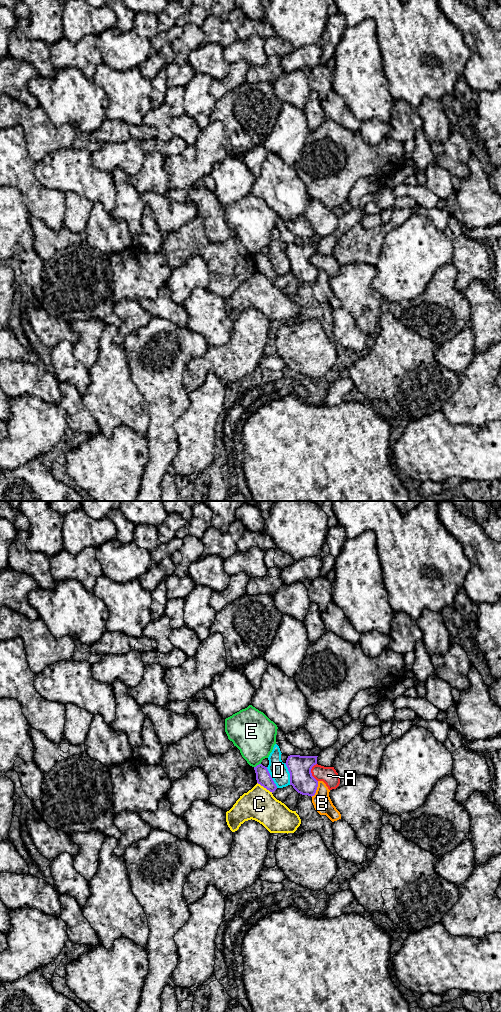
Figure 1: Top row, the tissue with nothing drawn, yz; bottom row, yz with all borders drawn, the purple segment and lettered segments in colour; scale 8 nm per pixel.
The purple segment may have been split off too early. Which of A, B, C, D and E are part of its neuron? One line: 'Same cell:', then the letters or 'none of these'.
Same cell: none of these

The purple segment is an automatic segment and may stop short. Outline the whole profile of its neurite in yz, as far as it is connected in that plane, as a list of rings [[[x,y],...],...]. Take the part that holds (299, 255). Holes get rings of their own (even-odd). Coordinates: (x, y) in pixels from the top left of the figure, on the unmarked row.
[[[290,243],[286,254],[290,261],[290,273],[302,283],[314,284],[318,269],[312,264],[311,257],[317,252],[318,244]]]

